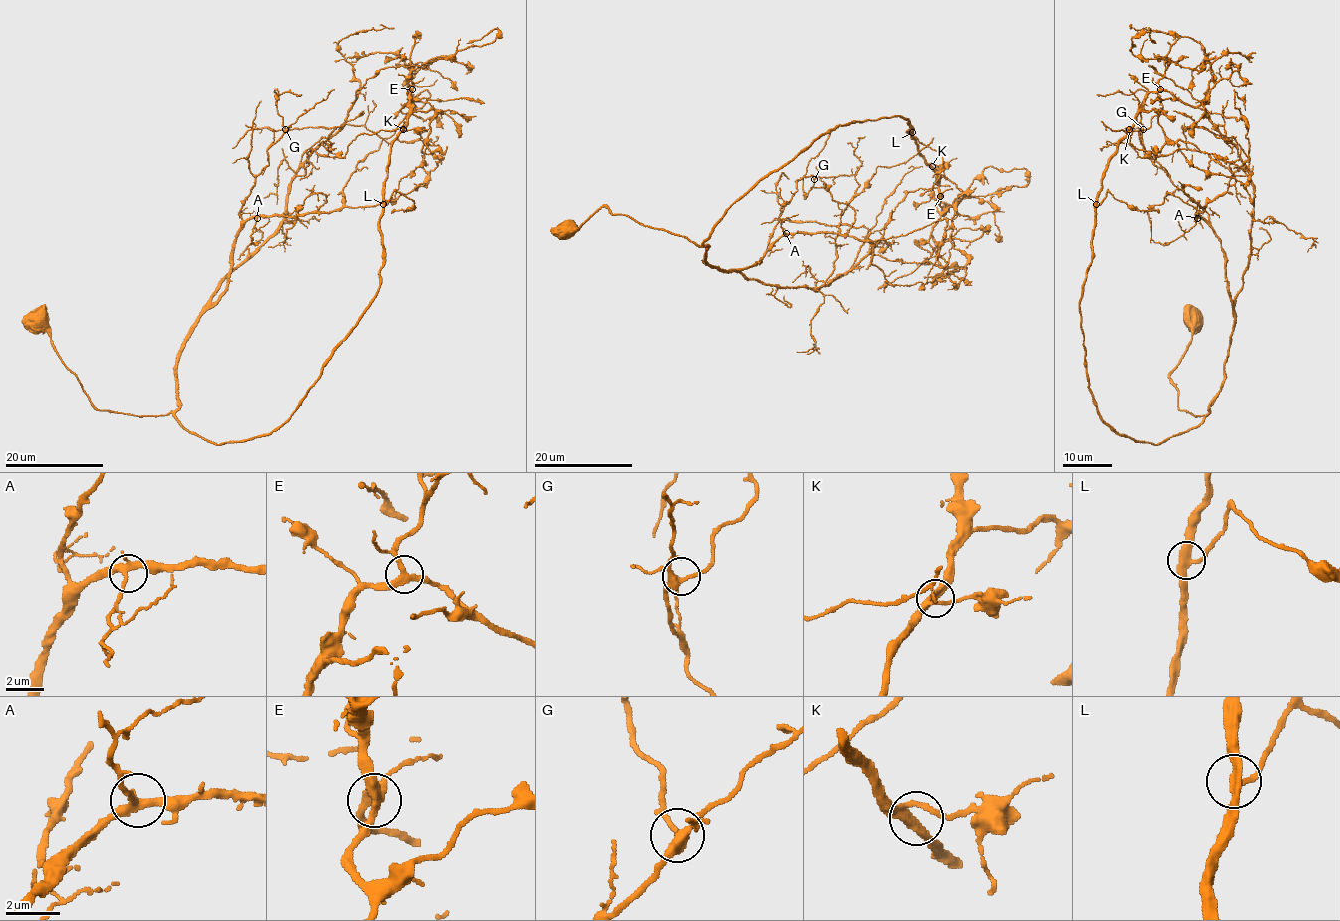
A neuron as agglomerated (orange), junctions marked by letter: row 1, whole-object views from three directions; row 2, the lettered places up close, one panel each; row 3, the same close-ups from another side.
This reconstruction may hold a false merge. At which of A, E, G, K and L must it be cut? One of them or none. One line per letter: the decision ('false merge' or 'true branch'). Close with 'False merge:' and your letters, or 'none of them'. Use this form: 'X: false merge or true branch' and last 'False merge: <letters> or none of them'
A: true branch
E: true branch
G: true branch
K: true branch
L: true branch
False merge: none of them

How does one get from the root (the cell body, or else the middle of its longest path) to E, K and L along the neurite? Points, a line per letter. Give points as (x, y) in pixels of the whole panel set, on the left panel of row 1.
E: (40, 318), (99, 409), (171, 413), (217, 444), (277, 430), (379, 288), (386, 167), (412, 89)
K: (40, 318), (96, 408), (171, 413), (217, 444), (266, 436), (289, 418), (379, 288), (386, 167), (403, 129)
L: (40, 318), (96, 408), (171, 413), (188, 431), (217, 444), (266, 436), (289, 418), (375, 295), (384, 204)

